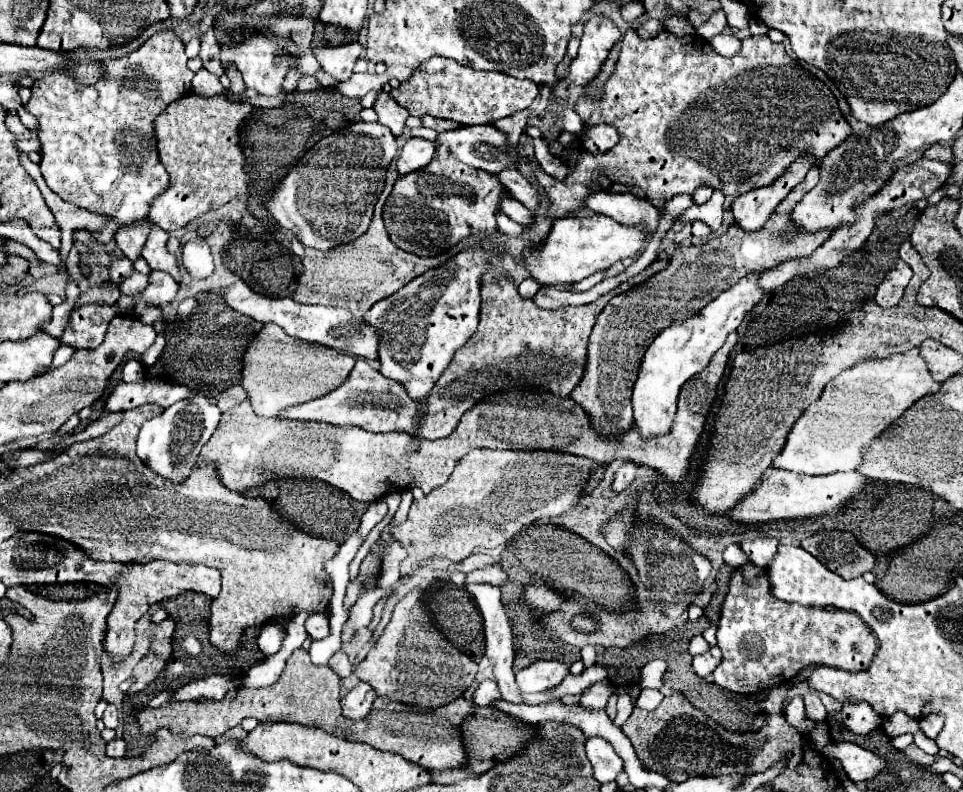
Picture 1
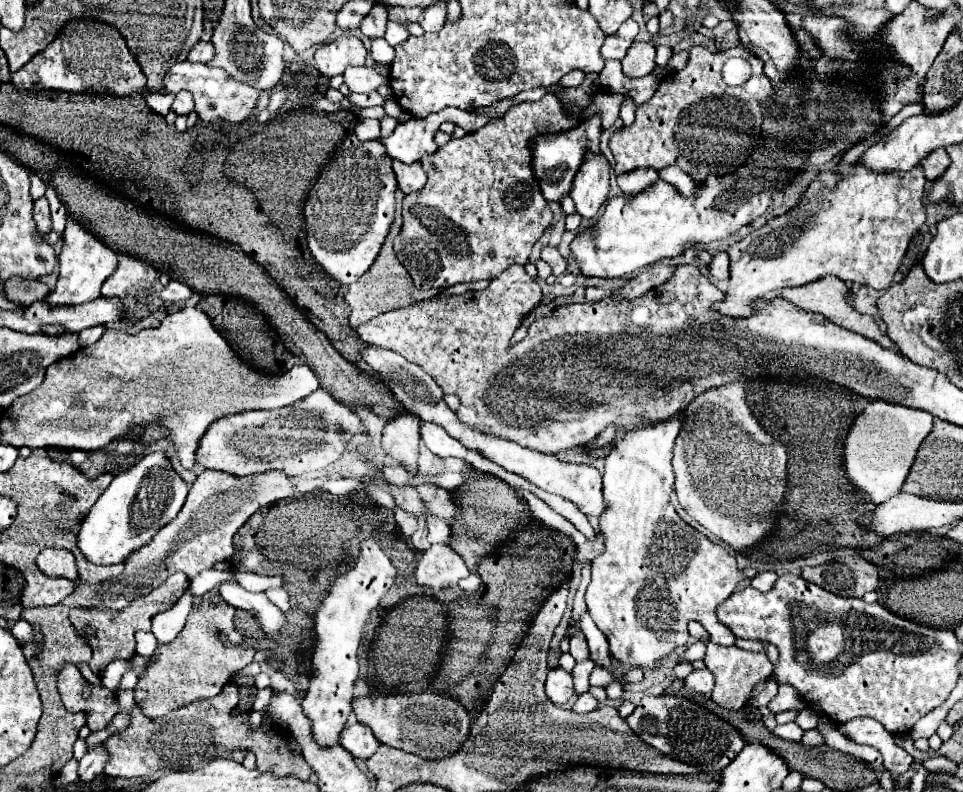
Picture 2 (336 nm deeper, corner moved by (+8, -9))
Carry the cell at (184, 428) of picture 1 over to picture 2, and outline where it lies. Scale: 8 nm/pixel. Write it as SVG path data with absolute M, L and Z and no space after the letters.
M164 450L140 458L134 466L120 472L90 508L78 532L78 548L94 564L124 562L128 554L148 544L154 534L176 518L186 502L188 484L174 472Z

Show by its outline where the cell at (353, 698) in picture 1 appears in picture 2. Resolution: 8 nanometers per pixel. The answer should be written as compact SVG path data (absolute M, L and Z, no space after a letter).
M352 722L348 724L342 734L340 734L340 744L356 758L366 760L368 756L372 756L378 748L378 740L372 734L372 730L368 730L362 722Z

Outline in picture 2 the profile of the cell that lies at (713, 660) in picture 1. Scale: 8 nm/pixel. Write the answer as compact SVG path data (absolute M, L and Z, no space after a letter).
M706 668L692 670L684 678L684 686L690 688L690 690L694 690L694 692L698 692L698 694L708 694L712 690L712 686L714 686L714 678L712 678L712 674Z

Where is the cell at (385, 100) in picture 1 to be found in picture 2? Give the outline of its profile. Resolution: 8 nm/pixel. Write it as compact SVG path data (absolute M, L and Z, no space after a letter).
M444 110L438 114L430 114L422 120L410 120L404 124L398 124L396 130L382 138L380 142L386 148L386 154L394 160L402 160L406 164L420 162L422 156L436 152L434 132L444 122Z

